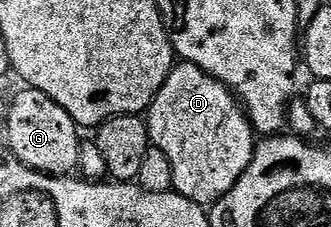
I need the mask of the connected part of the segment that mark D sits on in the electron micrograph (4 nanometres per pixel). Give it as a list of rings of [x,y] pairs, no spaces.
[[[181,62],[173,67],[167,82],[163,82],[159,94],[147,109],[147,123],[152,147],[163,150],[171,164],[173,192],[202,206],[212,206],[222,200],[231,186],[239,182],[253,157],[255,133],[245,109],[229,89],[194,64]]]

